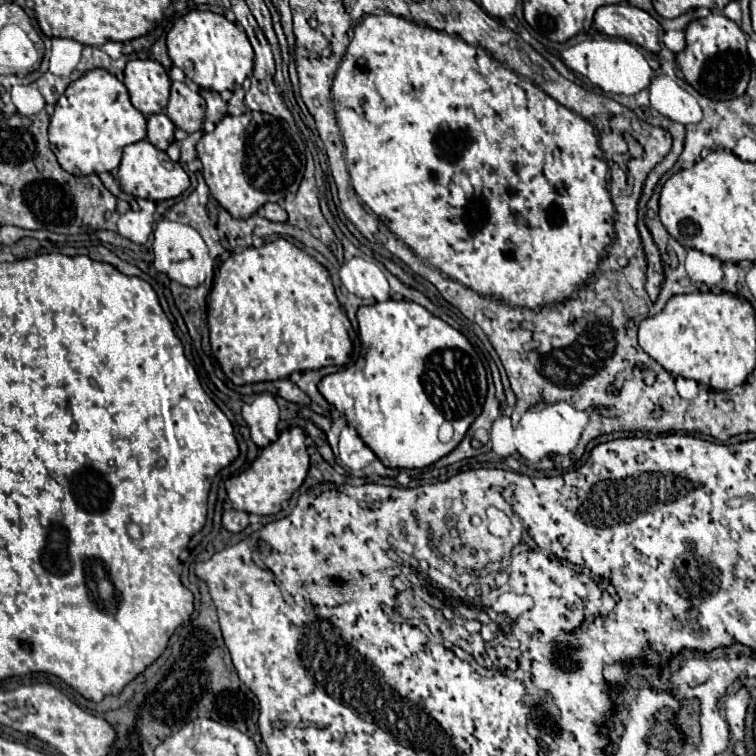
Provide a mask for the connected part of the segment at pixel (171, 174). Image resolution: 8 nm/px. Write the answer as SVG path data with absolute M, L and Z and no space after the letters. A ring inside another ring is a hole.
M146 139L124 147L124 157L118 167L118 181L120 181L120 189L124 193L134 195L134 197L152 199L152 201L178 197L190 187L190 179L188 179L186 171L180 167L180 163L174 163L172 159L168 159L168 155L164 151L156 149Z

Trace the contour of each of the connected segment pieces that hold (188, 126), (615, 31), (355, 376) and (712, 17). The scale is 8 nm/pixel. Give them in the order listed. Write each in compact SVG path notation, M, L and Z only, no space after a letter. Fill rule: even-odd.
M174 81L166 115L178 129L186 133L200 131L204 123L204 99L196 91L192 91L186 83Z
M604 5L594 15L594 25L602 35L620 37L646 51L660 51L658 21L634 5Z
M389 299L370 307L360 307L358 331L364 347L362 357L344 368L342 373L326 375L318 383L318 391L330 405L342 411L350 423L356 425L358 435L364 443L368 443L368 447L372 447L386 467L420 469L436 463L460 443L482 411L486 397L486 371L480 357L460 331L452 329L414 301ZM442 421L450 421L454 425L454 439L450 443L438 441L438 427Z
M710 13L704 19L692 21L686 31L686 49L676 53L676 63L684 75L684 81L692 85L700 95L714 101L738 99L746 93L752 63L746 51L746 35L728 17Z

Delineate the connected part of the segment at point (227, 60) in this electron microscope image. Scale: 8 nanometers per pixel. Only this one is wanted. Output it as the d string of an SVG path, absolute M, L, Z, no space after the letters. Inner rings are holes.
M190 11L180 17L168 31L166 45L172 63L202 89L218 93L224 89L238 91L254 67L254 49L244 29L238 23L228 21L224 15L212 11Z

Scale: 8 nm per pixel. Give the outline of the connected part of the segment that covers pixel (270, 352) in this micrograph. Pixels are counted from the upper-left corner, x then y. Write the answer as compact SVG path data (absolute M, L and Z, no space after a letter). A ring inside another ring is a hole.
M276 239L260 249L248 247L236 251L220 265L208 303L208 327L212 353L234 385L286 379L294 371L326 365L345 366L353 348L348 333L352 325L336 299L328 271L286 239Z

